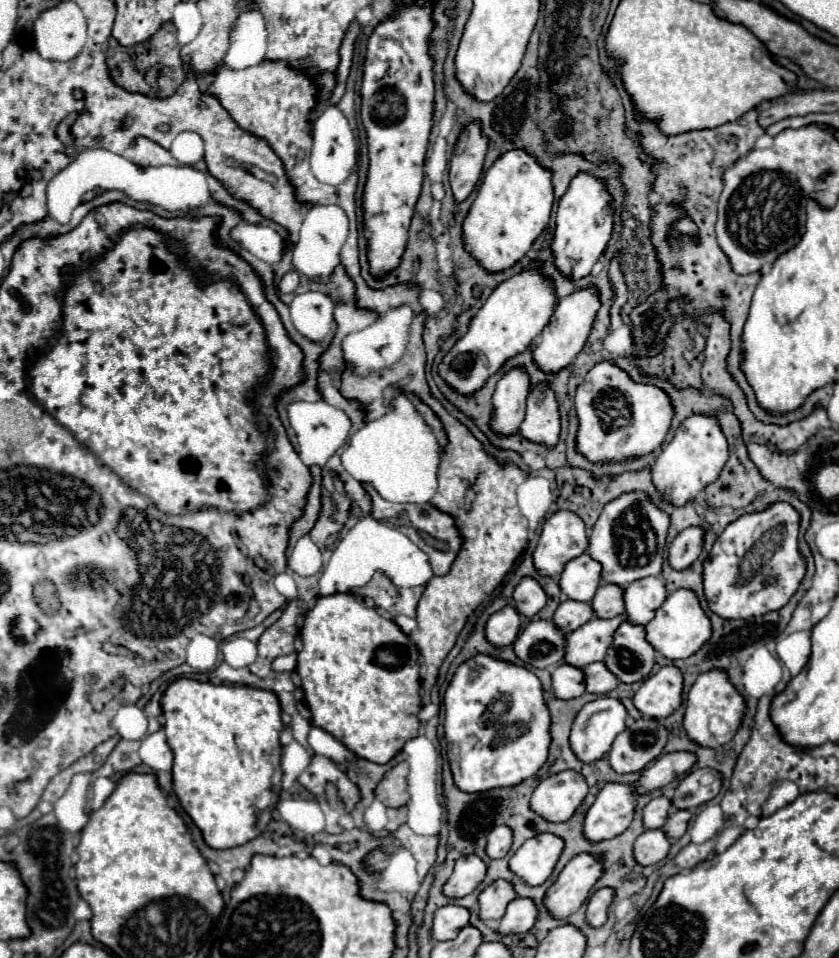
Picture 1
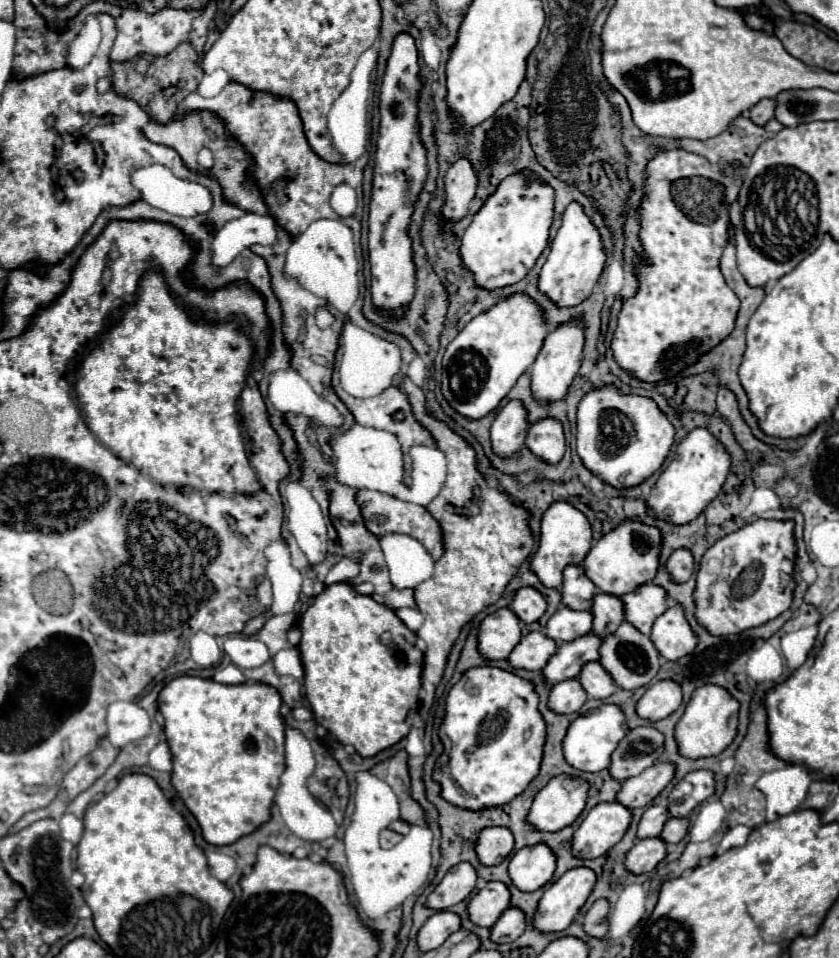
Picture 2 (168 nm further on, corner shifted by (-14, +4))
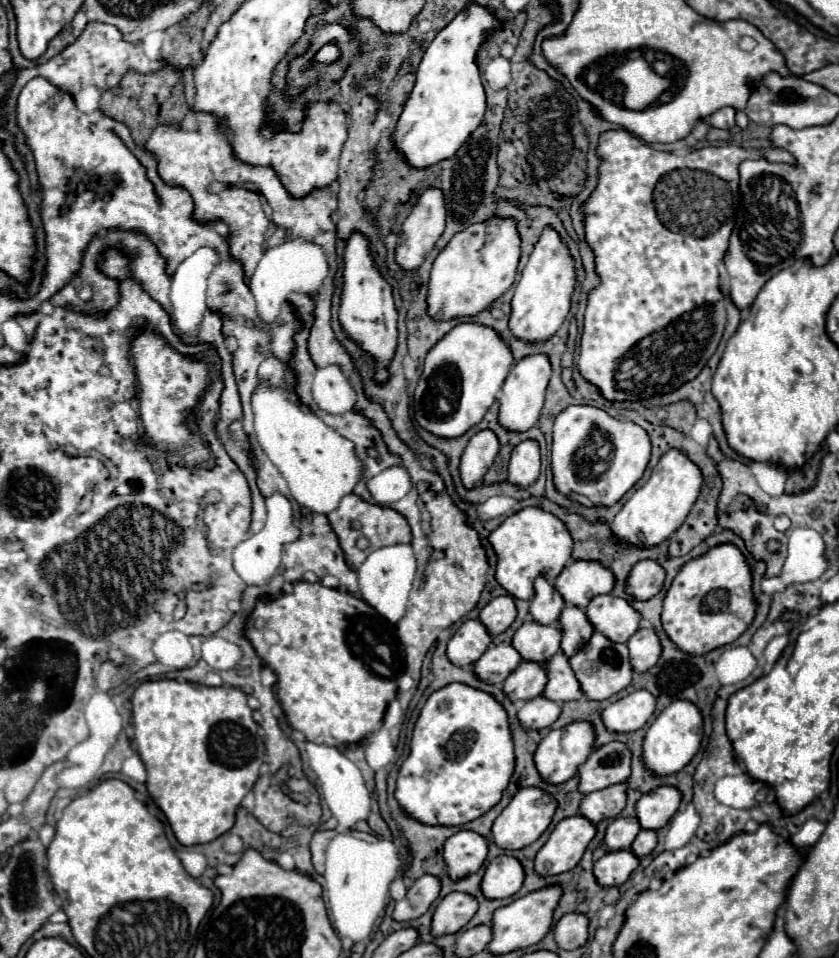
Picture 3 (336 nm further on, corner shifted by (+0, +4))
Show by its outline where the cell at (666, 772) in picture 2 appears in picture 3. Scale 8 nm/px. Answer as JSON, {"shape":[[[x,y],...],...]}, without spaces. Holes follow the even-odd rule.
{"shape":[[[626,784],[608,786],[608,790],[598,790],[592,794],[586,794],[580,802],[578,814],[590,820],[592,824],[598,824],[604,818],[616,818],[626,804]]]}

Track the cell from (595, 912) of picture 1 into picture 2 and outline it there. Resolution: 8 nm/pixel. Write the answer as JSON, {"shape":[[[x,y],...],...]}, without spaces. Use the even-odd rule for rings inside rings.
{"shape":[[[600,898],[592,904],[592,908],[584,914],[584,930],[590,936],[604,938],[608,934],[608,912],[610,902],[606,898]]]}

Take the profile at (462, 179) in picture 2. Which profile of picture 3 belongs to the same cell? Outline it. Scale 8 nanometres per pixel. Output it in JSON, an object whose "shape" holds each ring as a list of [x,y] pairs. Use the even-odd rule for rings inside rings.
{"shape":[[[426,190],[414,206],[412,214],[402,224],[394,252],[394,262],[402,270],[418,270],[426,254],[442,236],[444,220],[446,210],[440,190]]]}

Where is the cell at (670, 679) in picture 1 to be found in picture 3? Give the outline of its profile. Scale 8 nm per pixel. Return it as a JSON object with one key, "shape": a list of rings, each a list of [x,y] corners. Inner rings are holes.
{"shape":[[[646,690],[632,692],[602,710],[602,722],[608,732],[634,732],[644,728],[648,718],[654,714],[656,698]]]}

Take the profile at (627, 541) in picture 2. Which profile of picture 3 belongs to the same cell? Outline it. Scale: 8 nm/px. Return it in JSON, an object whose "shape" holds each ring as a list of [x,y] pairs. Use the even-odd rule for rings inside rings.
{"shape":[[[572,562],[554,580],[554,588],[566,604],[584,610],[594,596],[612,592],[612,574],[592,562]]]}

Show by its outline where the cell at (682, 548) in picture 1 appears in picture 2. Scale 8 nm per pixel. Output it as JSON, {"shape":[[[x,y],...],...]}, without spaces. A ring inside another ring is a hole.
{"shape":[[[678,548],[670,556],[666,568],[676,582],[686,582],[694,574],[694,556],[692,556],[690,548]]]}

